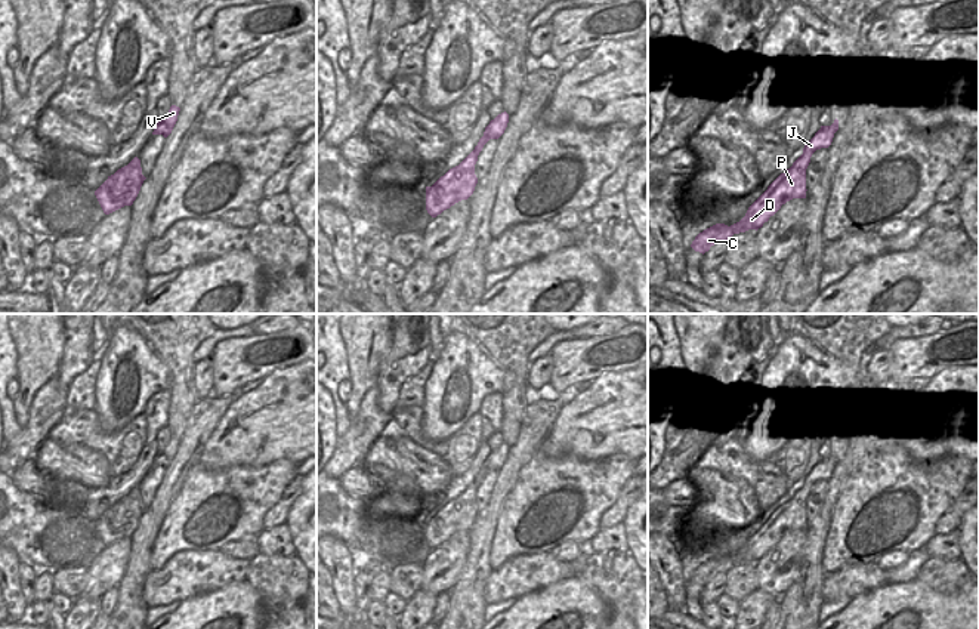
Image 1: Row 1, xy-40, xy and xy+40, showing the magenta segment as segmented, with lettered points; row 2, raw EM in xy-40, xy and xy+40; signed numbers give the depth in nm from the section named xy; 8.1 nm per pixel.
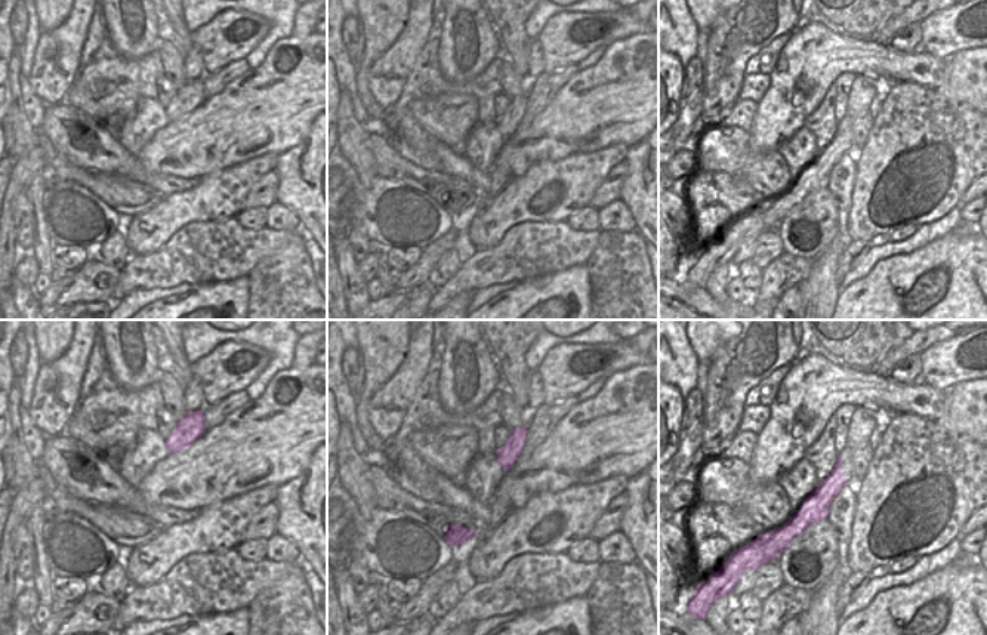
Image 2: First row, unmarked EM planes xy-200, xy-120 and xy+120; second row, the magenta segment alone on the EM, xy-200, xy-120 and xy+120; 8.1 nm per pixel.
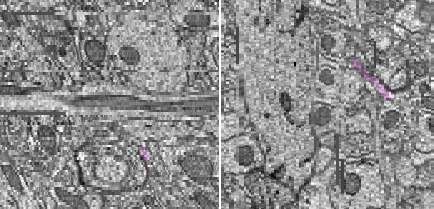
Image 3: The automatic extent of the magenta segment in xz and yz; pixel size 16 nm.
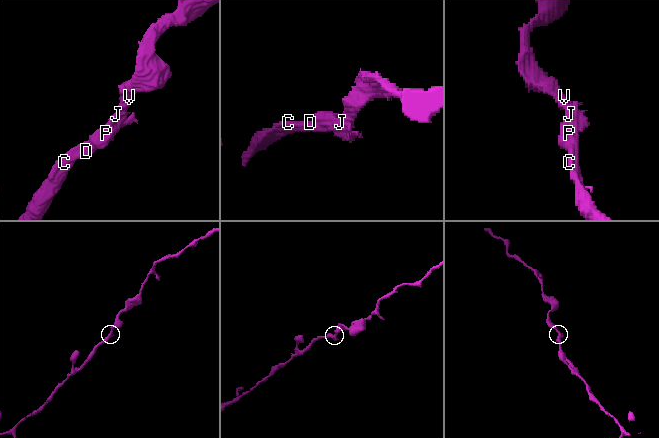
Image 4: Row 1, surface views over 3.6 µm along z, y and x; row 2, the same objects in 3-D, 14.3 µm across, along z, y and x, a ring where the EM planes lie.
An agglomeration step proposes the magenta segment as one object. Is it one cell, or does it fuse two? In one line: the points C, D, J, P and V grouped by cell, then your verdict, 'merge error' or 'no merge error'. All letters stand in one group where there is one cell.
C D J P V | no merge error

